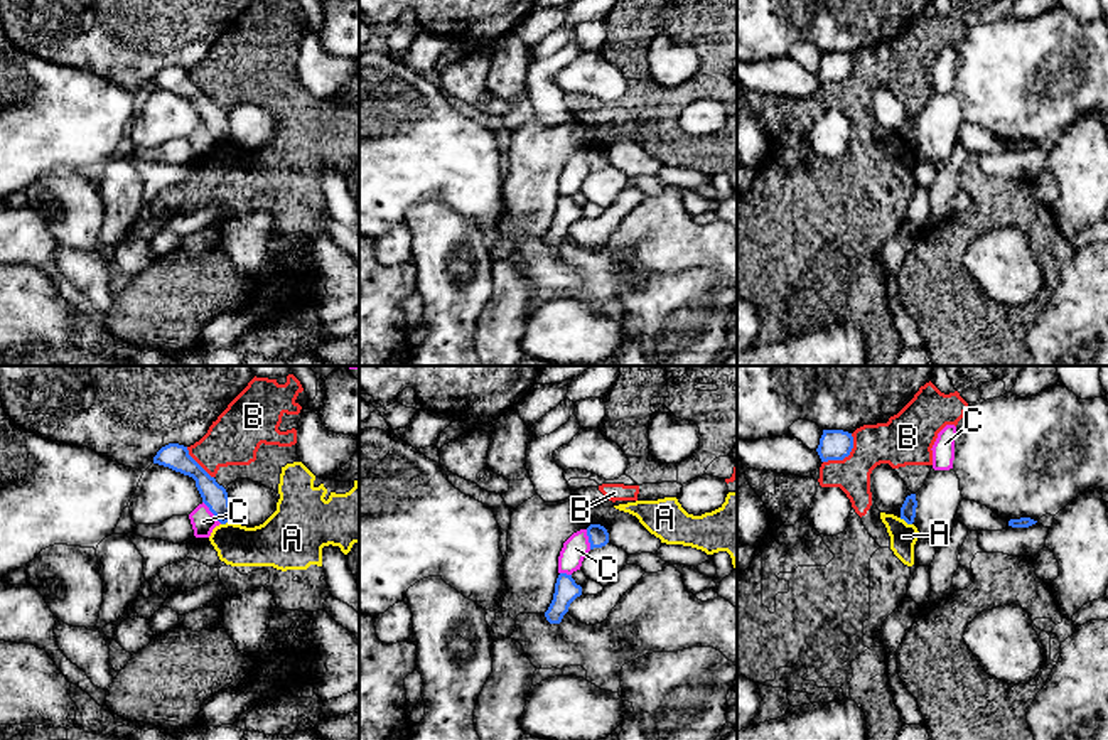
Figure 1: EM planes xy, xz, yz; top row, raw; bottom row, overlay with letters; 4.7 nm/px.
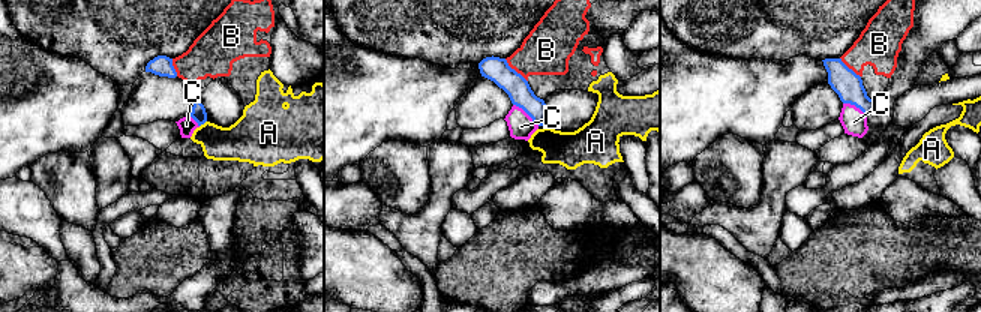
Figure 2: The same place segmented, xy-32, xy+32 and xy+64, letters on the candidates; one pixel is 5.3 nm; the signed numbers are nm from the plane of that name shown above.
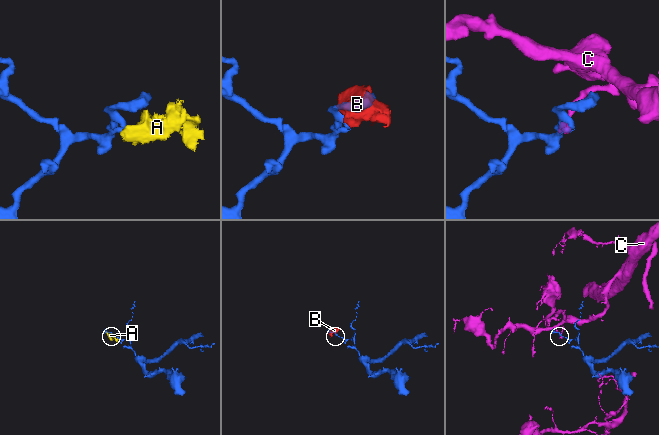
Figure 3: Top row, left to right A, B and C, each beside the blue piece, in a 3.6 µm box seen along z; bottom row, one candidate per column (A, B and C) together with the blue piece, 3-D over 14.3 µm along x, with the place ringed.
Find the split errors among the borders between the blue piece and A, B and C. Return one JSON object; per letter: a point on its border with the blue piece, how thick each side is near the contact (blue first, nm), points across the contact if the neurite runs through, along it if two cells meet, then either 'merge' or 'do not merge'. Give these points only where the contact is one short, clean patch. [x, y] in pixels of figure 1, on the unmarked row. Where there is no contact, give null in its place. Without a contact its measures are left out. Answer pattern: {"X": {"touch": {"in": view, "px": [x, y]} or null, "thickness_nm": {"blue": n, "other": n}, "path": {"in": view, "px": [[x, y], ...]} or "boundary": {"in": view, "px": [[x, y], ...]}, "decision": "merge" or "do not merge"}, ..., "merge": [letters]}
{"A": {"touch": {"in": "yz", "px": [906, 144]}, "thickness_nm": {"blue": 80, "other": 130}, "boundary": {"in": "yz", "px": [[899, 140], [911, 147]]}, "decision": "do not merge"}, "B": {"touch": {"in": "yz", "px": [845, 78]}, "thickness_nm": {"blue": 140, "other": 220}, "decision": "do not merge"}, "C": {"touch": {"in": "xy", "px": [211, 134]}, "thickness_nm": {"blue": 120, "other": 120}, "boundary": {"in": "xy", "px": [[203, 123], [221, 145]]}, "decision": "do not merge"}, "merge": []}

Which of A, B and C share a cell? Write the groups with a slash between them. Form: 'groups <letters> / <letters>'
groups A B / C

